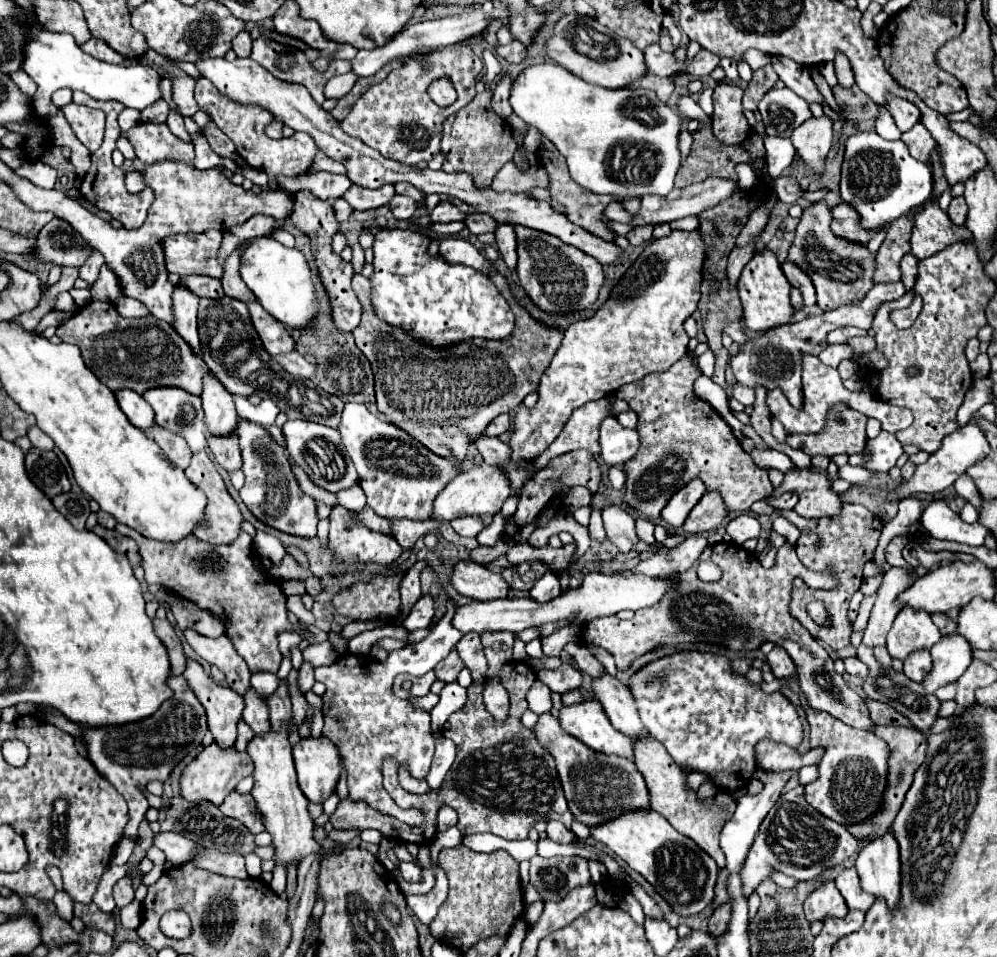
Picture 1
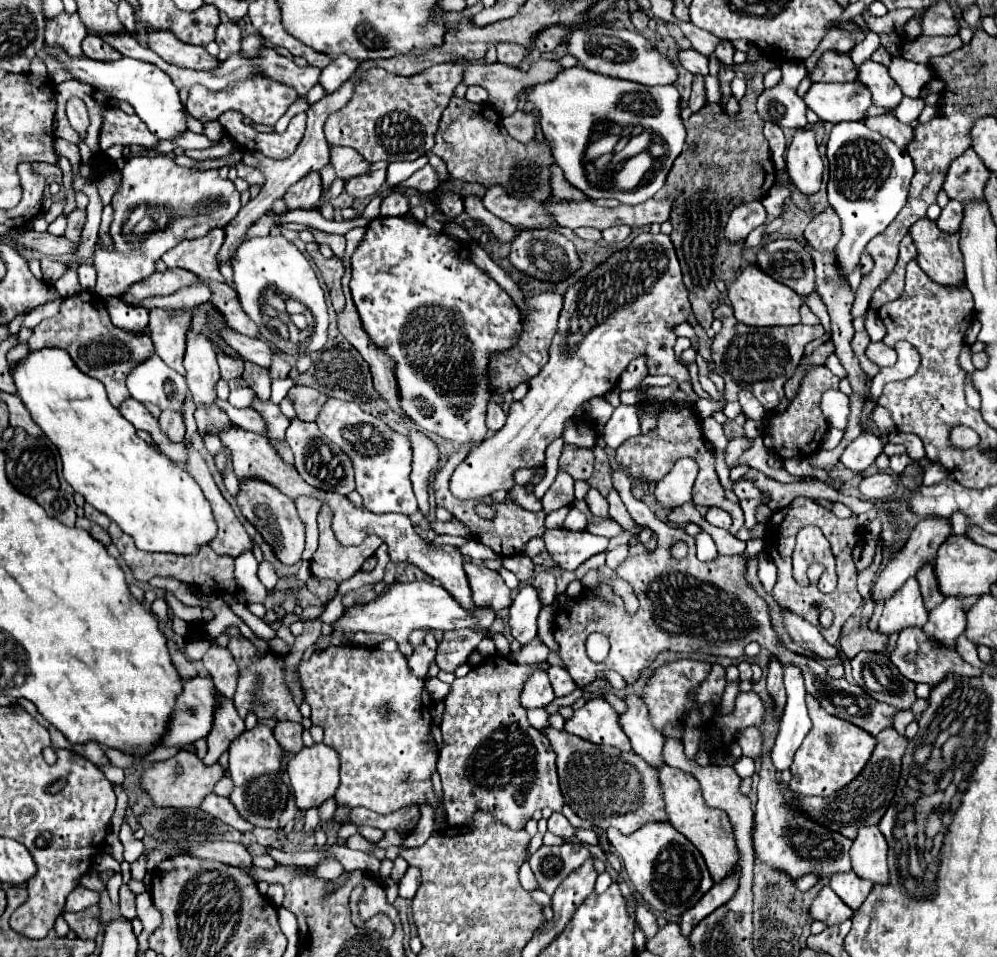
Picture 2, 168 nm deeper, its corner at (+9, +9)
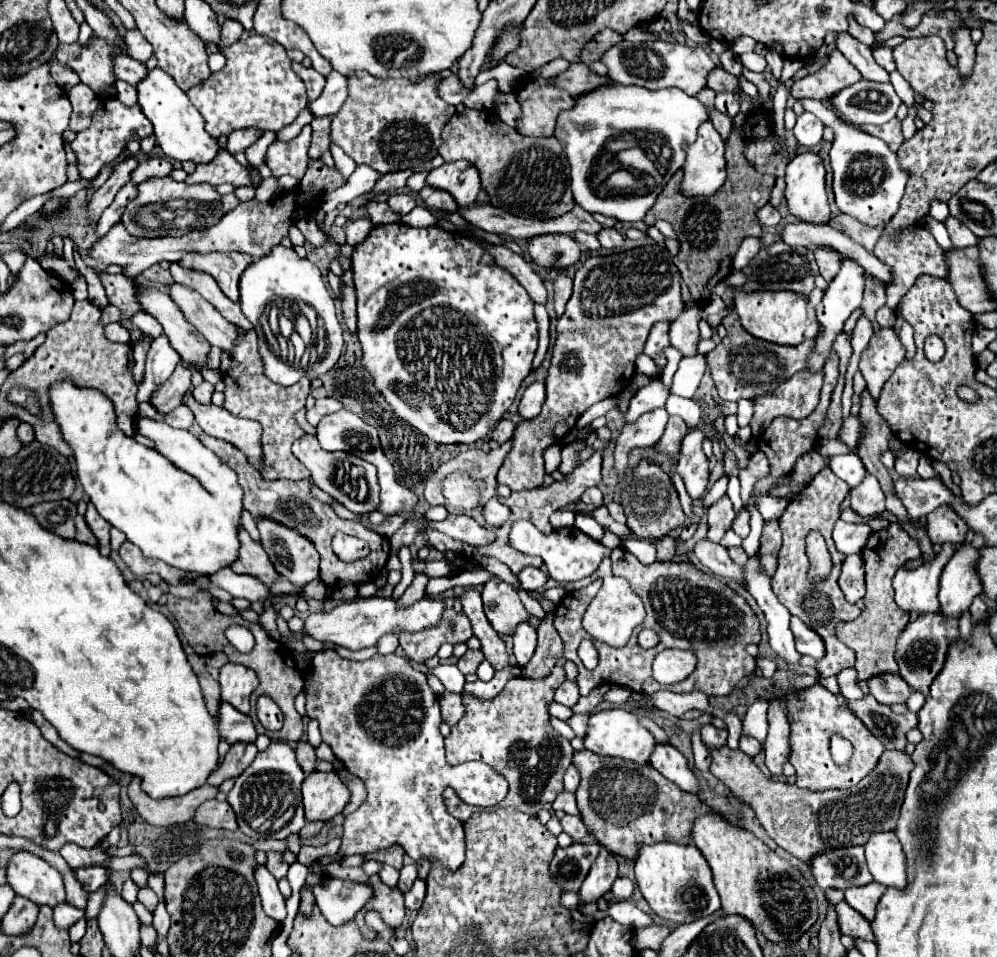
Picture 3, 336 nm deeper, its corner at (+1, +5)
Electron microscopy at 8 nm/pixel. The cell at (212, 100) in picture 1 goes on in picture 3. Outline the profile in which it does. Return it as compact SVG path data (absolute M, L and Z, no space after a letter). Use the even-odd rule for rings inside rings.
M304 126L302 132L288 142L276 140L270 144L266 152L266 164L270 166L272 174L276 178L290 174L296 178L302 178L308 166L308 146L310 146L310 134L312 128ZM274 166L274 168L272 168Z

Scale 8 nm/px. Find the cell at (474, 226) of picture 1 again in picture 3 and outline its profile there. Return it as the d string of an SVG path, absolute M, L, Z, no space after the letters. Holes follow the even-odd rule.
M424 186L420 190L420 196L426 202L426 206L432 208L432 210L440 210L440 212L446 212L446 214L458 212L458 204L454 202L452 194L448 194L446 190L436 190L436 188Z

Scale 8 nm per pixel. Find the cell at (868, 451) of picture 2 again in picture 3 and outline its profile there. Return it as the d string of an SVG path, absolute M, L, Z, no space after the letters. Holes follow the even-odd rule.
M848 452L848 454L840 454L830 458L830 470L842 478L850 488L858 486L858 482L862 482L862 478L866 478L866 468L862 466L862 460L856 452Z

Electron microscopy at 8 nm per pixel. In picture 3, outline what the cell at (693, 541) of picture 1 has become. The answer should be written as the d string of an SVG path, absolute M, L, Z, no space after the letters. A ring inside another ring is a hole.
M604 557L597 570L580 582L568 582L564 588L568 592L574 592L578 588L584 588L597 579L602 579L602 588L598 590L598 594L594 596L594 600L590 602L586 614L584 614L584 628L586 632L596 638L602 640L610 646L624 646L628 642L628 638L632 636L634 628L642 624L642 618L646 616L642 600L636 598L634 590L630 590L630 582L626 582L626 578L618 578L612 573L612 562L610 557Z

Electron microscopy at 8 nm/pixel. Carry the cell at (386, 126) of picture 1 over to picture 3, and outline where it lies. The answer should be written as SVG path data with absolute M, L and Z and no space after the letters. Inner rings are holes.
M354 72L348 78L348 98L332 118L332 142L356 164L366 164L380 174L428 166L442 144L442 126L456 114L454 106L438 98L440 74L426 74L420 82L410 82L410 78L374 78L366 72Z

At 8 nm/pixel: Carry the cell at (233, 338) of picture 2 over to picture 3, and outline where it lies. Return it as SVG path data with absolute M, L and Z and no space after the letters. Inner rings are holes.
M170 284L170 296L184 312L186 320L196 326L212 346L218 346L222 350L234 348L240 332L232 322L226 322L226 318L222 318L222 314L218 314L212 304L182 284Z

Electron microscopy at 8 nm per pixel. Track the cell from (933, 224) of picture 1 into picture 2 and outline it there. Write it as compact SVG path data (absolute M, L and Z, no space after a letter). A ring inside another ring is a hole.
M918 220L910 228L910 236L918 246L918 266L942 286L962 286L964 262L958 248L958 234L942 234L936 222Z

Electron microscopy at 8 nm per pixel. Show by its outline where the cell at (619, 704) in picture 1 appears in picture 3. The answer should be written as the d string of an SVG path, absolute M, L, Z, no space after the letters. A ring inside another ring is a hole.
M656 742L654 754L650 756L650 764L668 780L672 780L676 786L680 786L686 792L696 794L698 792L698 782L692 770L688 770L686 758L668 742Z

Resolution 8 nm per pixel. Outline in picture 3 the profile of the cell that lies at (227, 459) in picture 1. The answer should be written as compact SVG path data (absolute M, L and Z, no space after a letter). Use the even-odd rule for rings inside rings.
M202 382L198 388L194 388L192 396L198 398L202 404L212 404L212 392L214 392L214 386L210 382Z

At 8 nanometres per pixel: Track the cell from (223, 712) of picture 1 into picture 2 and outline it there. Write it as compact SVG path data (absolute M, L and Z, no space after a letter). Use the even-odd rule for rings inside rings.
M222 698L222 704L218 706L218 714L214 718L214 730L210 732L208 740L208 754L204 758L206 766L212 766L218 762L218 758L230 748L230 744L244 732L244 720L236 714L236 708L232 700Z

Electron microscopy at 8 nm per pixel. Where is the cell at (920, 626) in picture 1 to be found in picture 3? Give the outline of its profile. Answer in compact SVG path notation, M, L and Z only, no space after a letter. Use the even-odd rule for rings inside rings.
M944 544L942 552L930 564L922 564L916 570L898 568L894 576L894 590L896 590L896 604L900 610L908 612L938 612L938 582L944 570L944 564L950 560L954 552L952 544Z

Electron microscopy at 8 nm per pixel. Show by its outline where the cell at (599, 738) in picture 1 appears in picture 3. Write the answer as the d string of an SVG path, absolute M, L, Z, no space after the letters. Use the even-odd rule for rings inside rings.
M608 708L608 710L594 712L588 720L588 732L584 736L586 750L592 750L594 754L600 754L600 756L620 756L640 764L648 762L654 744L656 744L654 736L644 726L640 726L638 716L622 708Z

